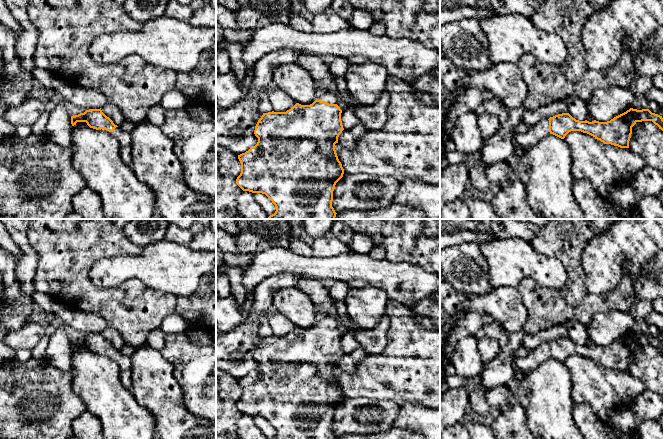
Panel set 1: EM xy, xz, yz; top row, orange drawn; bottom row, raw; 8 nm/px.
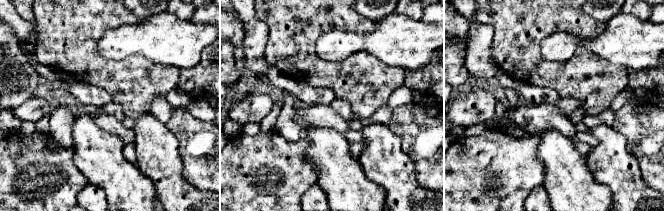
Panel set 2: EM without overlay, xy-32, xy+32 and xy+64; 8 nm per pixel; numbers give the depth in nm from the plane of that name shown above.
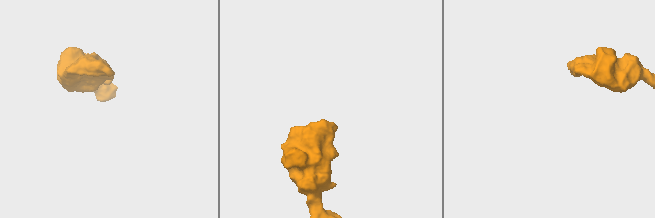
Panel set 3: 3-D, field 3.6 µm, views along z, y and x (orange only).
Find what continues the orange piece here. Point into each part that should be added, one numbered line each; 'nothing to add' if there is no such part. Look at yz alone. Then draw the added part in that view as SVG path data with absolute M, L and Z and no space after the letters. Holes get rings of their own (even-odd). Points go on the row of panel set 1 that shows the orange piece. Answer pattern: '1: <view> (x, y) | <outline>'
1: yz (539, 131) | M544 119L531 127L526 133L516 134L514 136L517 148L527 150L550 134L549 120Z

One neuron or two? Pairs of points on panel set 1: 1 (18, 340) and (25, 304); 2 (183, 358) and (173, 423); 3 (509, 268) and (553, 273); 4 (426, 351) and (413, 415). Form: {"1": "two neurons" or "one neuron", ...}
{"1": "two neurons", "2": "two neurons", "3": "one neuron", "4": "two neurons"}

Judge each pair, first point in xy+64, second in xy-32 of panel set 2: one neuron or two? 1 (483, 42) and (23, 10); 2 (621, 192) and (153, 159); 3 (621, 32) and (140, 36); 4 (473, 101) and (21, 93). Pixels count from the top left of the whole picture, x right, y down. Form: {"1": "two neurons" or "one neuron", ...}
{"1": "one neuron", "2": "one neuron", "3": "one neuron", "4": "two neurons"}

